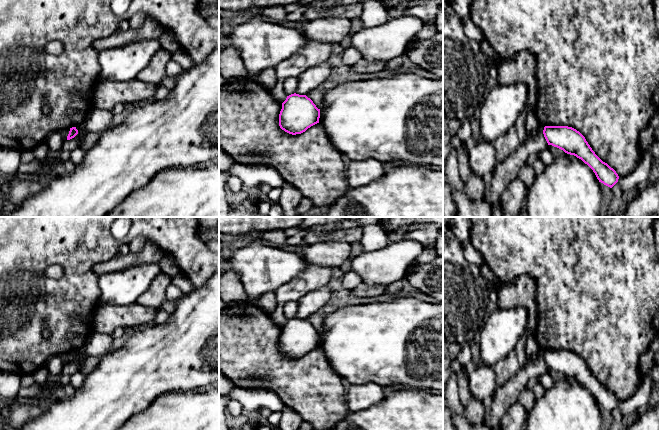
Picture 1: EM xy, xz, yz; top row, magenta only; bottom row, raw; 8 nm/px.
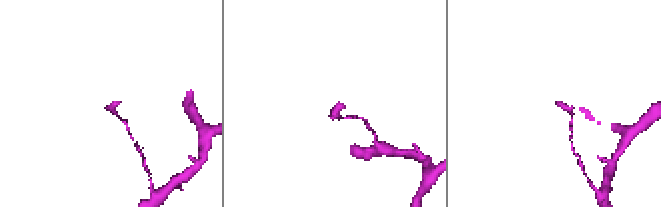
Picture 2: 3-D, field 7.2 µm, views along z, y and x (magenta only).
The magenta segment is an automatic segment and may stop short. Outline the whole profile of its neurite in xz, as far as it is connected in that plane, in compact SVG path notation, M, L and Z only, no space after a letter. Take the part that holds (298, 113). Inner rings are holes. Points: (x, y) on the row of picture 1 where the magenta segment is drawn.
M291 94L282 103L279 126L285 132L296 135L319 123L320 109L306 95Z

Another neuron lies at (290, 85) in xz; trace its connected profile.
M289 78L284 81L284 91L287 96L296 93L298 86L297 78Z

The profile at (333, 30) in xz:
M318 17L306 21L302 35L308 42L338 44L350 32L351 21L345 17Z

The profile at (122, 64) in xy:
M149 39L133 41L122 47L99 52L98 83L128 82L135 79L161 48L159 39Z

